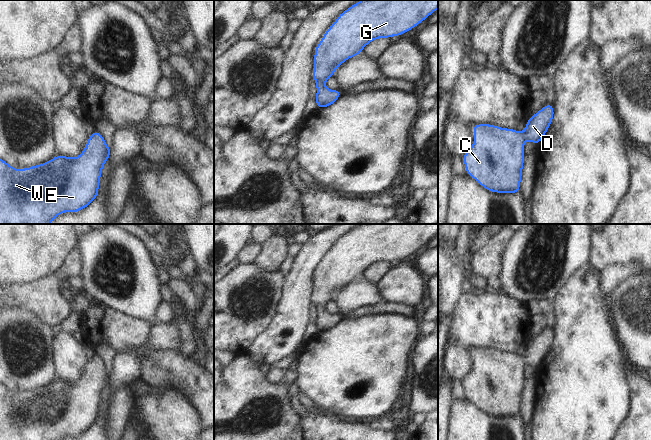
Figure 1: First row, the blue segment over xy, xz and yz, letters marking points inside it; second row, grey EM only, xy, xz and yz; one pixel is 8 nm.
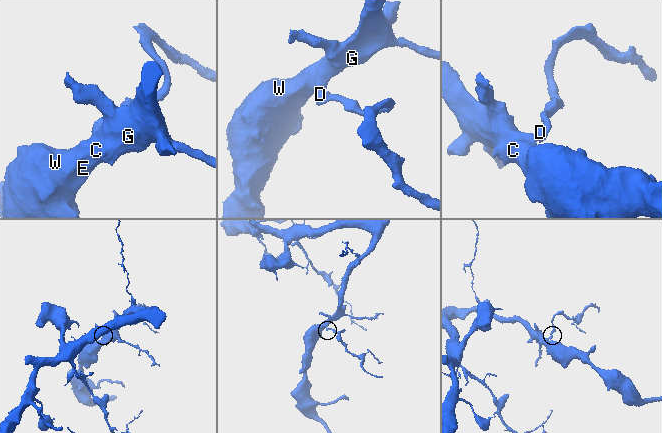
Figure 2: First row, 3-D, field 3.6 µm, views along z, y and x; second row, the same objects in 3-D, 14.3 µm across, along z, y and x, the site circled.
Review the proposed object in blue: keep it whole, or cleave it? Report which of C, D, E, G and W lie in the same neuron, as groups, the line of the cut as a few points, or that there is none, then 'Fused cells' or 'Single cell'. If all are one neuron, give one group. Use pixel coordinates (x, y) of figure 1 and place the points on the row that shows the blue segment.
Groups: C D E G W. No split. Single cell.

